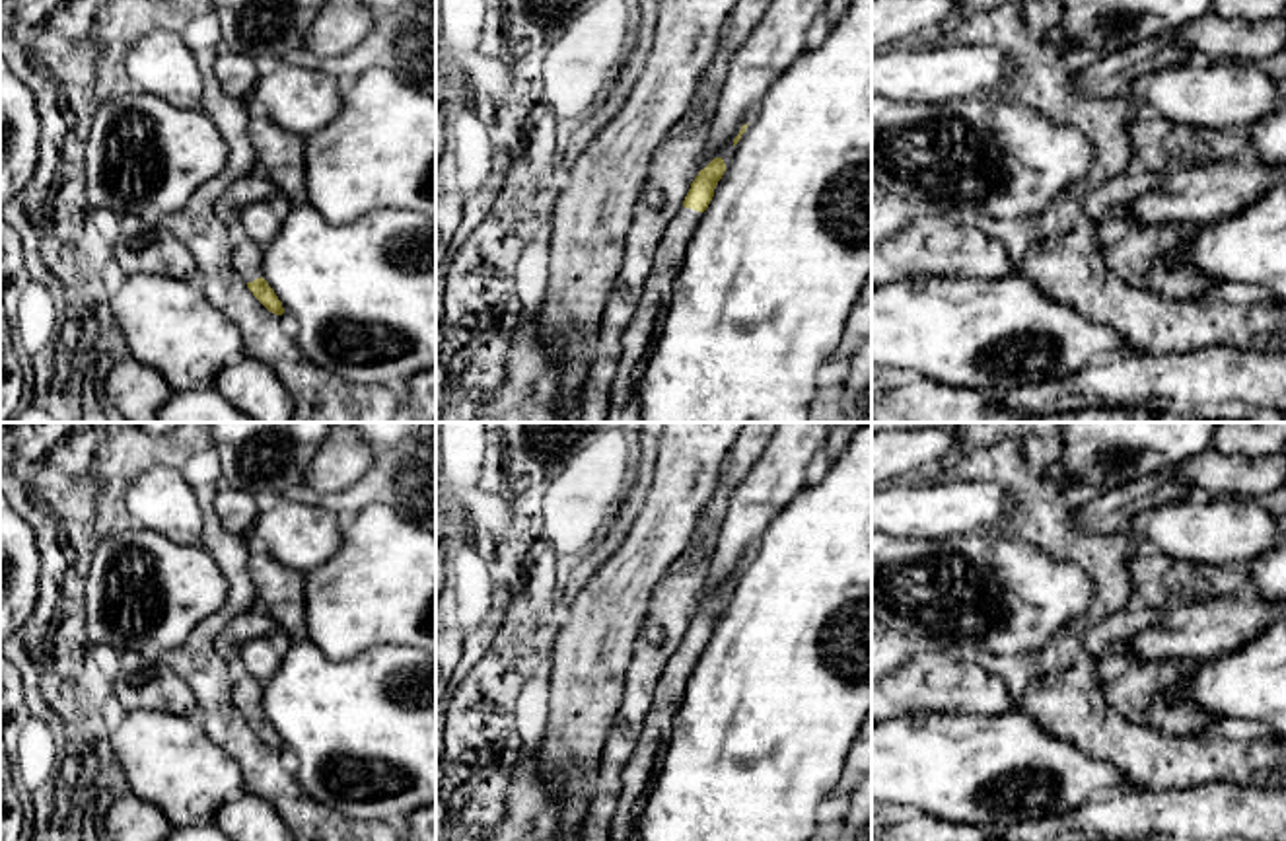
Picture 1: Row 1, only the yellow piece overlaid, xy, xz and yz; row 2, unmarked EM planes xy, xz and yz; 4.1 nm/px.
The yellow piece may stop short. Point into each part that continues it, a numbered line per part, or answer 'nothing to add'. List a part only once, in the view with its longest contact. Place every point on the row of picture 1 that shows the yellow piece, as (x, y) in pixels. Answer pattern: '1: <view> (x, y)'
1: xz (639, 341)

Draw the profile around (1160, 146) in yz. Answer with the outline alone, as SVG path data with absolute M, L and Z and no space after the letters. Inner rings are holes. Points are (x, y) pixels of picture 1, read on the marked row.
M1146 107L1130 121L1128 136L1136 165L1158 175L1206 167L1251 148L1247 132L1173 123Z

